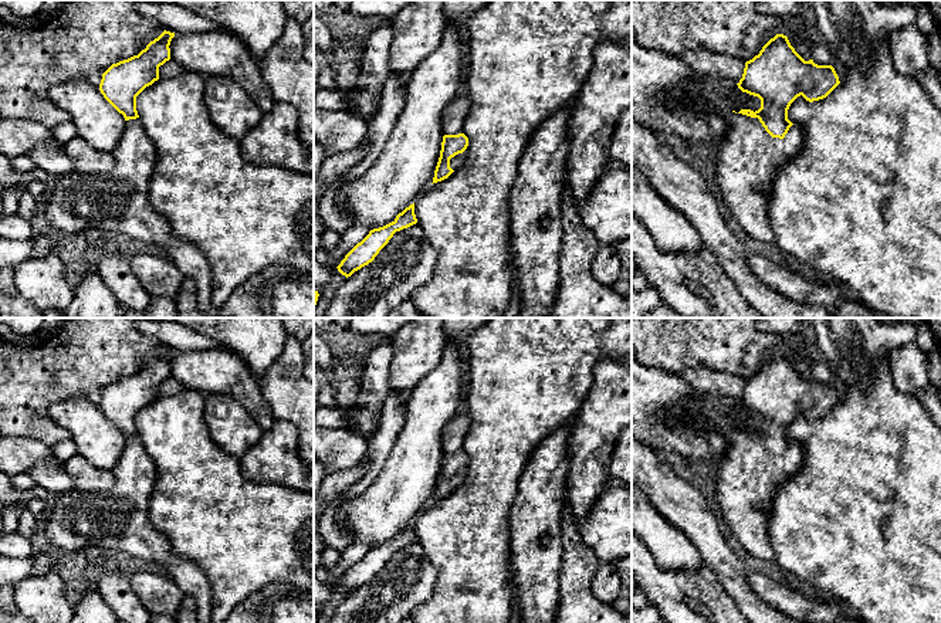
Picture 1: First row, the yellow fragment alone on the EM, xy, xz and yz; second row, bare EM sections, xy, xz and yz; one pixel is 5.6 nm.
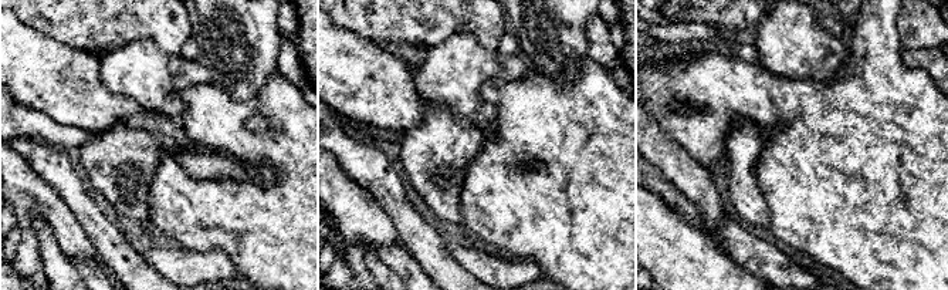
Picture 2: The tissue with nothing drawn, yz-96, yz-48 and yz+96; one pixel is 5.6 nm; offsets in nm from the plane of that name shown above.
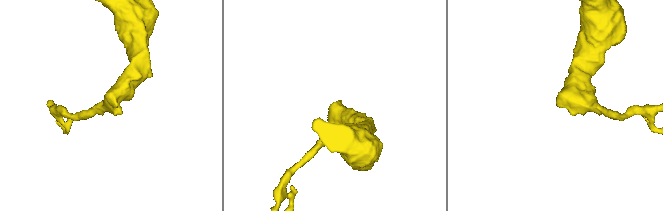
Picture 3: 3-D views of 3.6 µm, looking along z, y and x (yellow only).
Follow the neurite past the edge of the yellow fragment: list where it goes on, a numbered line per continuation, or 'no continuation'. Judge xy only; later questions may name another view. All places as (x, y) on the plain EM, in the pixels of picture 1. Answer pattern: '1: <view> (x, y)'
1: xy (118, 518)

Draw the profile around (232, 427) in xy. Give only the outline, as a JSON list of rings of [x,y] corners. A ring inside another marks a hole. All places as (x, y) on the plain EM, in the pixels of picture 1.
[[[227,395],[206,396],[204,419],[213,441],[236,458],[255,446],[264,433],[253,416]]]

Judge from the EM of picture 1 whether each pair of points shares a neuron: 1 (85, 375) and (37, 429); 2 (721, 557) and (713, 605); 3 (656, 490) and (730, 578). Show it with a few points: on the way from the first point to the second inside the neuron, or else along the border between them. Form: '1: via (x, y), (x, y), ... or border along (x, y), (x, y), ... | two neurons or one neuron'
1: via (68, 376), (39, 406), (39, 412) | one neuron
2: border along (704, 562), (737, 605) | two neurons
3: via (679, 510), (708, 539), (717, 555) | one neuron

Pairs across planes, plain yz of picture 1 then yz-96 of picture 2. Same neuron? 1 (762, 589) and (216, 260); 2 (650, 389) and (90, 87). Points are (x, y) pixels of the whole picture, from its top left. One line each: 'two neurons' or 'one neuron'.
1: one neuron
2: one neuron

